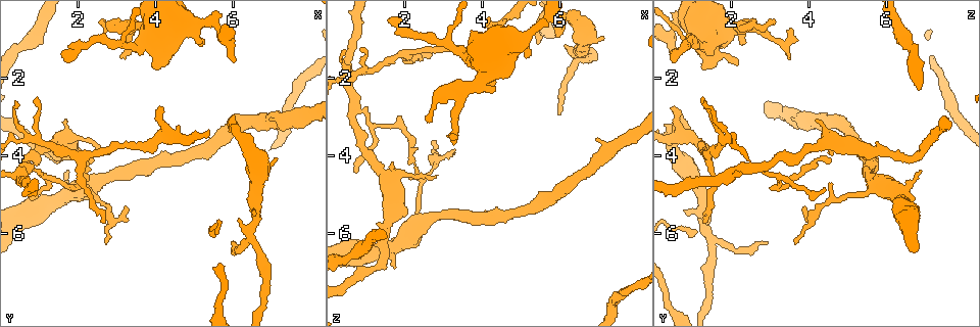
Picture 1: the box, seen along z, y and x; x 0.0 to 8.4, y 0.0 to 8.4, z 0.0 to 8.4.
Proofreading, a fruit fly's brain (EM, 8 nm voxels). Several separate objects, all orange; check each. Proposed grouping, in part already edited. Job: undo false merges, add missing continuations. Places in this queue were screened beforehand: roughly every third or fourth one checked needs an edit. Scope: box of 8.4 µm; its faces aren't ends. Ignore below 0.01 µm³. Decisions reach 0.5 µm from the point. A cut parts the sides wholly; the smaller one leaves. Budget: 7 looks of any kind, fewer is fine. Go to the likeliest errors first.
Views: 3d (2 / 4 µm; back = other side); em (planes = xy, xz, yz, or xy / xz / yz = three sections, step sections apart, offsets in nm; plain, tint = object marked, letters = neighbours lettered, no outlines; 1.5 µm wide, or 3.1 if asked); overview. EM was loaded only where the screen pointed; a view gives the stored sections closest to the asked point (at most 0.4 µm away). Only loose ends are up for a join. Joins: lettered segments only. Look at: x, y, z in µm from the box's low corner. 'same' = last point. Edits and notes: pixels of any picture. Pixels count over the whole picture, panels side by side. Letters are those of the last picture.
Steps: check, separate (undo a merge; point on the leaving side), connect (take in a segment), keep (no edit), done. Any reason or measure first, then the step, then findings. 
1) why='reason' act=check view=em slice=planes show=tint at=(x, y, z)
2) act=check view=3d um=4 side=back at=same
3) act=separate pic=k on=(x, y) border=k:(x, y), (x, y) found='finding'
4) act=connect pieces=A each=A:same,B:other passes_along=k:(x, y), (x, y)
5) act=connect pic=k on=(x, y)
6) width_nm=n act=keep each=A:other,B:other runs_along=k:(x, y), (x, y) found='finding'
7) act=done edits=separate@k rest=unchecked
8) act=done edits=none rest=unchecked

why='an open end' act=check view=em slice=planes show=letters at=(5.90, 3.35, 0.95)

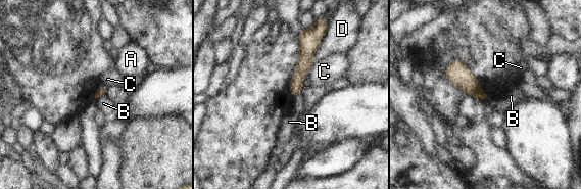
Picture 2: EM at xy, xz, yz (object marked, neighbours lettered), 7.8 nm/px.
act=keep each=A:other,B:other,C:other,D:other border=2:(307, 73), (302, 89), (293, 96) found='no lettered segment goes on from it'

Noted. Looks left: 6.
why='thin end' act=check view=3d um=4 side=back at=(2.90, 3.95, 4.45)

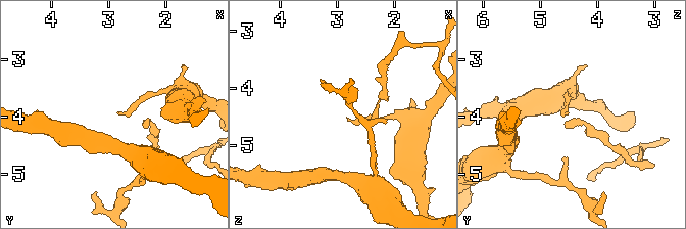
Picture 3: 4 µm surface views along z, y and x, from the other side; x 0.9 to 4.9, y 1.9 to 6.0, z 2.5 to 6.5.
why='now the EM' act=check view=em slice=planes show=letters at=(2.85, 3.90, 4.50)

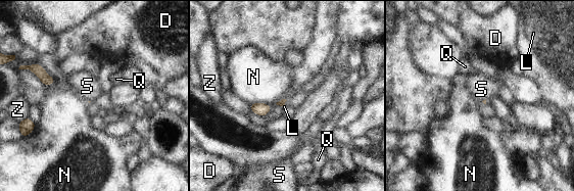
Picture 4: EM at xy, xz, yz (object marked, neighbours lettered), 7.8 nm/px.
act=keep each=D:other,L:other,N:other,Q:other,S:other,Z:other border=4:(271, 105), (271, 108), (265, 115) found='none of them fits'

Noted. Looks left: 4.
why='stops while still wide' act=check view=em slice=planes show=plain at=(4.00, 1.80, 1.25)

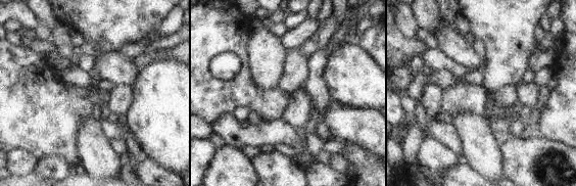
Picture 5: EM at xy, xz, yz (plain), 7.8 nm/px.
why='where the object lies' act=check view=em slice=planes show=tint at=same

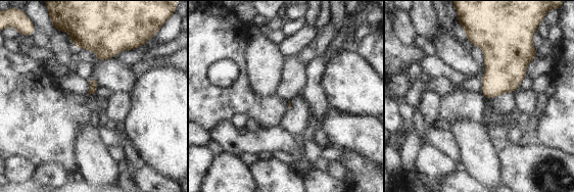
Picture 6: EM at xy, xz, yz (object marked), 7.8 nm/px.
why='what lies round it' act=check view=em slice=planes show=letters at=same

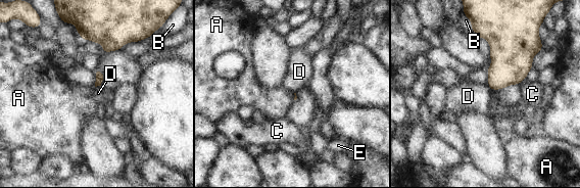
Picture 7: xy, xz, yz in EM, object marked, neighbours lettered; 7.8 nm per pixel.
act=keep each=A:other,B:other,C:other,D:other,E:other found='none of them fits'

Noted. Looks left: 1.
act=done edits=none rest=unchecked

